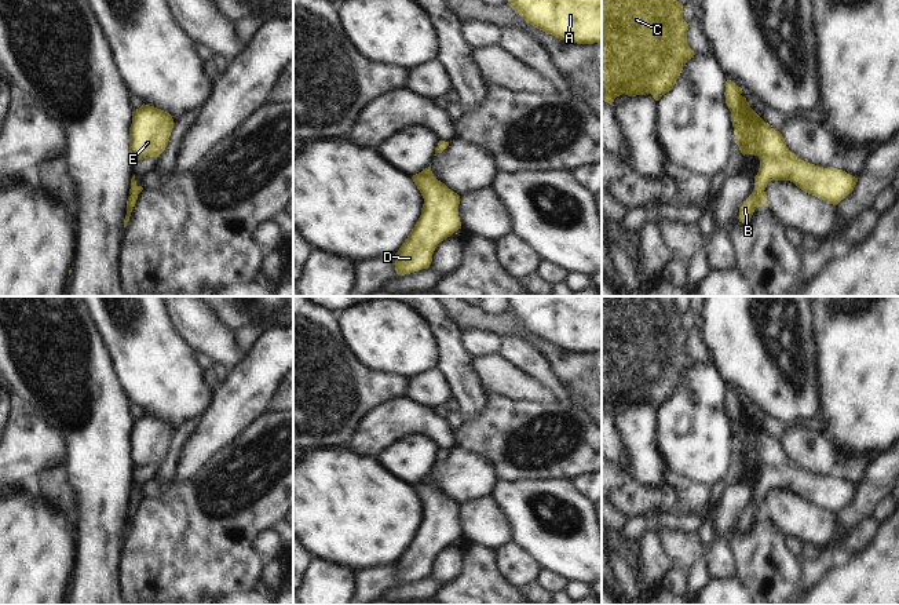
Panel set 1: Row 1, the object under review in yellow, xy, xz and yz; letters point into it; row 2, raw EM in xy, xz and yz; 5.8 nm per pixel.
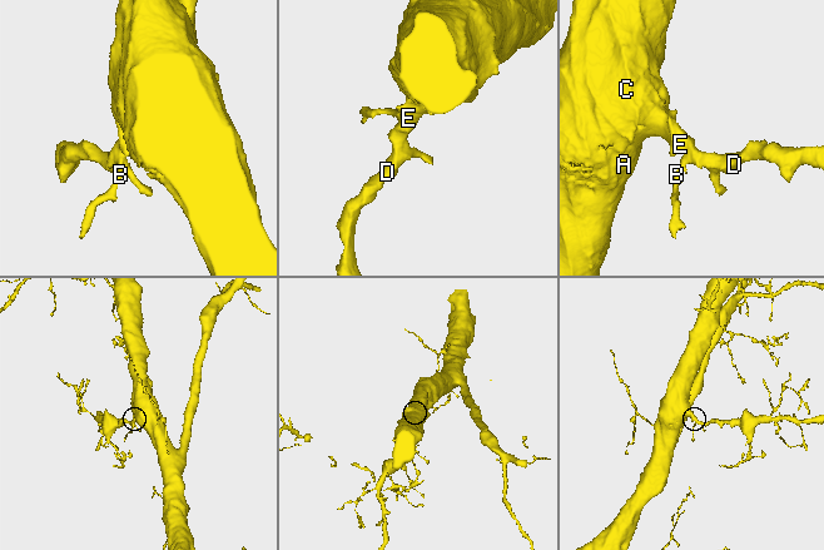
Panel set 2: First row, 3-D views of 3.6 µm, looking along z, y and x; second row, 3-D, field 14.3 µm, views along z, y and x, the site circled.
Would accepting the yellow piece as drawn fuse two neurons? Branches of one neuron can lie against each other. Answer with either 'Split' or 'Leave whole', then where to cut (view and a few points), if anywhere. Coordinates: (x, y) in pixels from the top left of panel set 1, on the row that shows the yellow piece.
Leave whole. No split

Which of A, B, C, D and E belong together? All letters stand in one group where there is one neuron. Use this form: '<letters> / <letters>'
A B C D E

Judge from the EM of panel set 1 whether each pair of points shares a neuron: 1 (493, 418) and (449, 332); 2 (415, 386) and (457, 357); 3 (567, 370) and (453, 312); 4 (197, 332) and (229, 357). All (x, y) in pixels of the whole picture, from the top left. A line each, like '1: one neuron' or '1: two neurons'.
1: two neurons
2: two neurons
3: one neuron
4: one neuron

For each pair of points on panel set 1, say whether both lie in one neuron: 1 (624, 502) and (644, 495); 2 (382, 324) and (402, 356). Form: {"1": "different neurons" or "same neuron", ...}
{"1": "same neuron", "2": "same neuron"}

